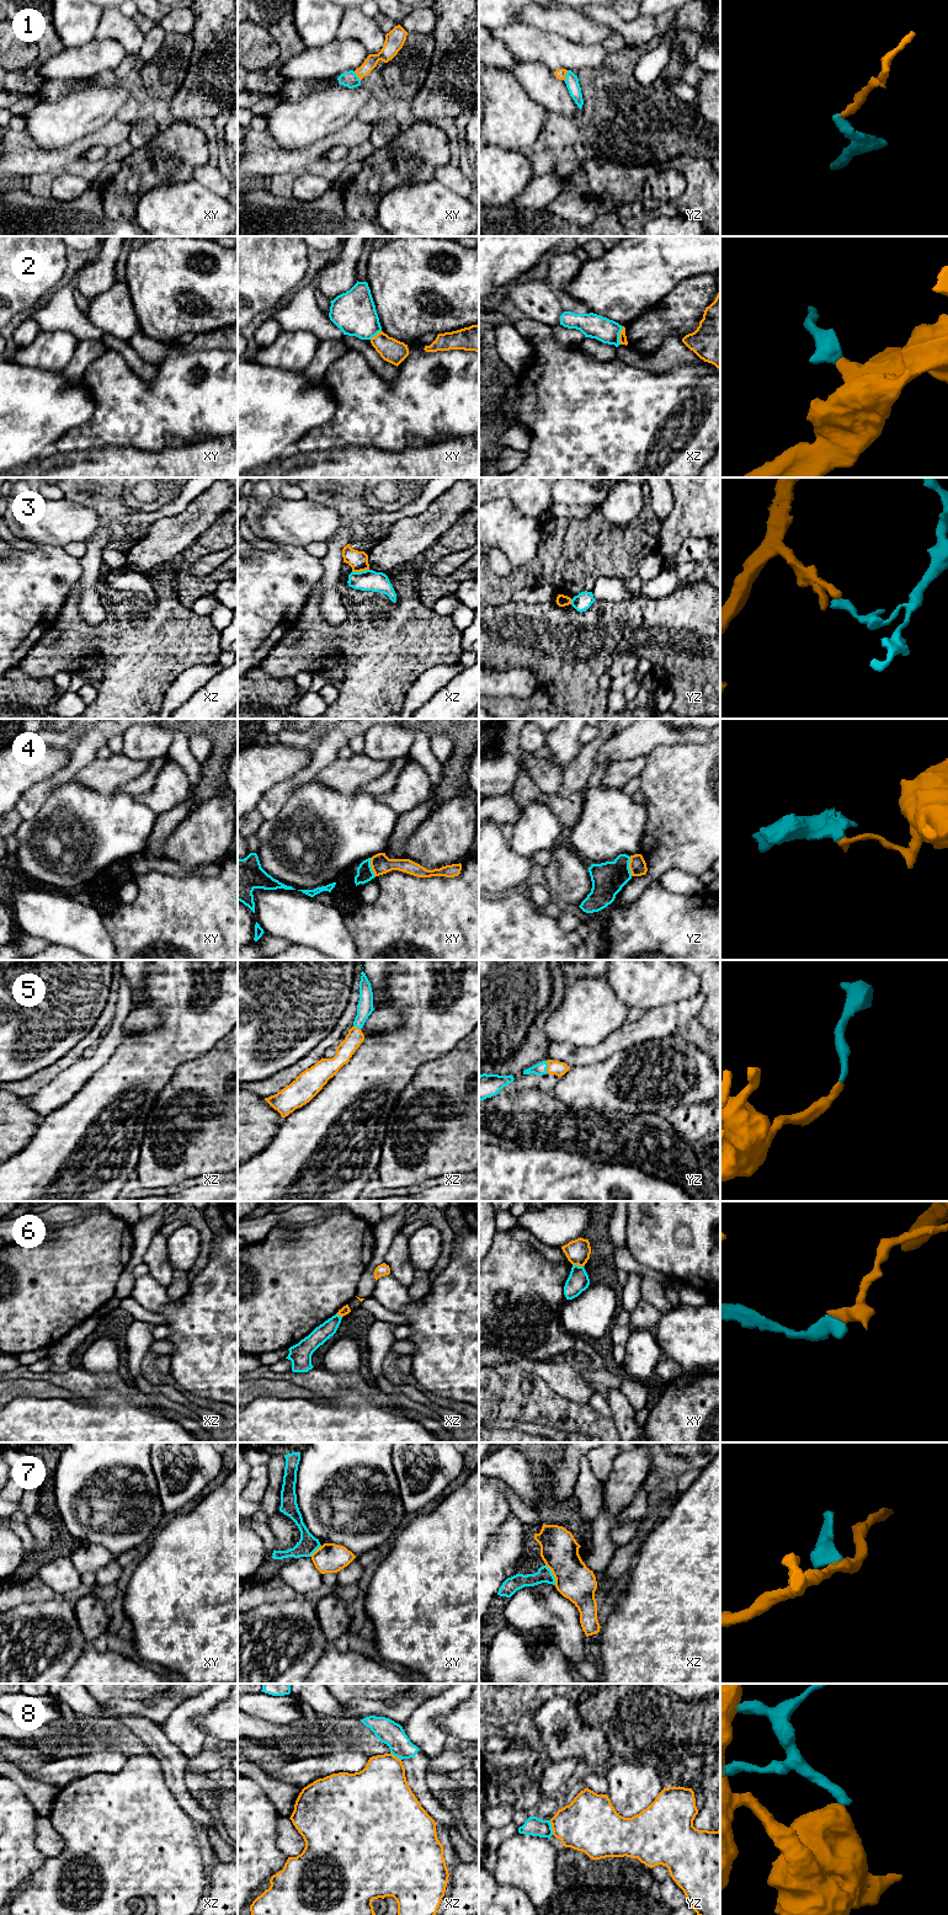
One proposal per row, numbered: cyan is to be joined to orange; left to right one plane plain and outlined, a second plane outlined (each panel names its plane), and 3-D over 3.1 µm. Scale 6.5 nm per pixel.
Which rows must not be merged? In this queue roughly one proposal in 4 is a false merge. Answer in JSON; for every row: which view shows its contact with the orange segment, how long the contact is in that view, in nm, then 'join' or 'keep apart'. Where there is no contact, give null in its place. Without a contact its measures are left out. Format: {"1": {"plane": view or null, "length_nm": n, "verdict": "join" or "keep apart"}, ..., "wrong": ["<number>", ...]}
{"1": {"plane": "yz", "length_nm": 80, "verdict": "keep apart"}, "2": {"plane": "xz", "length_nm": 120, "verdict": "keep apart"}, "3": {"plane": "xz", "length_nm": 110, "verdict": "keep apart"}, "4": {"plane": "yz", "length_nm": 130, "verdict": "keep apart"}, "5": {"plane": "yz", "length_nm": 80, "verdict": "join"}, "6": {"plane": "xy", "length_nm": 70, "verdict": "keep apart"}, "7": {"plane": "xz", "length_nm": 150, "verdict": "keep apart"}, "8": {"plane": "yz", "length_nm": 100, "verdict": "keep apart"}, "wrong": ["1", "2", "3", "4", "6", "7", "8"]}

